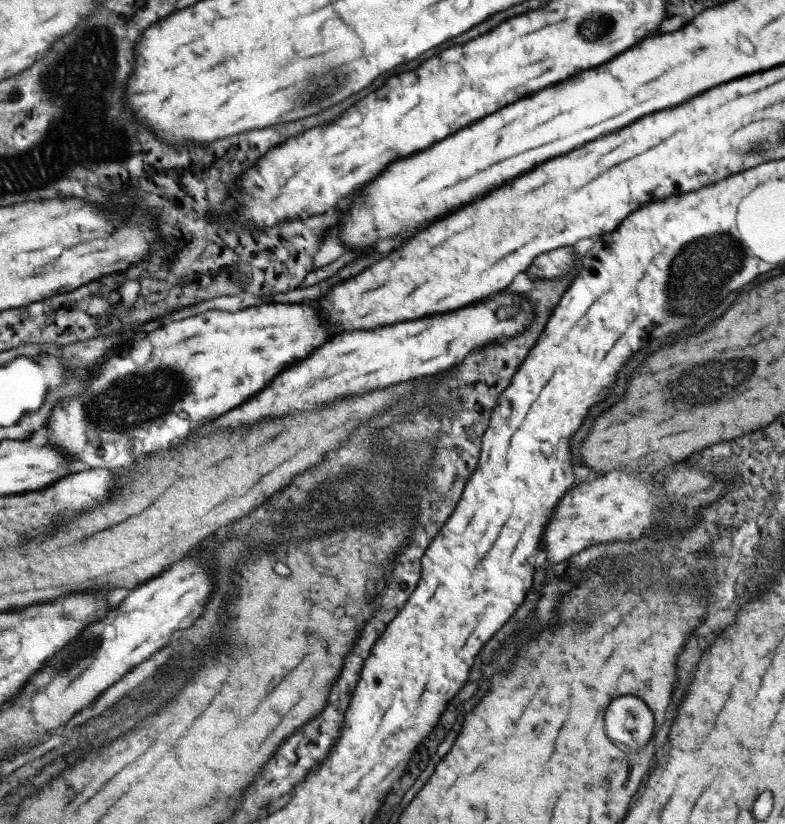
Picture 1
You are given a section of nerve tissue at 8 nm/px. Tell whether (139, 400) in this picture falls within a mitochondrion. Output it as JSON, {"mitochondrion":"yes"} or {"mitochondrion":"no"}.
{"mitochondrion":"yes"}

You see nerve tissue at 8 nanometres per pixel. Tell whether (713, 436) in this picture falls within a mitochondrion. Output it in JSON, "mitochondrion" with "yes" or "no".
{"mitochondrion":"no"}

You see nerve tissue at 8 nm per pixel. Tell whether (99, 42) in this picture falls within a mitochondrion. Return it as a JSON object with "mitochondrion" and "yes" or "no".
{"mitochondrion":"yes"}

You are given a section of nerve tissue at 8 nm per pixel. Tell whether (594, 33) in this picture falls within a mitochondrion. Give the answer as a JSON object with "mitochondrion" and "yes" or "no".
{"mitochondrion":"yes"}

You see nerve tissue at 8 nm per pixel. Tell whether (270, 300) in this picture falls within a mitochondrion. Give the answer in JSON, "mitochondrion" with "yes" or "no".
{"mitochondrion":"no"}

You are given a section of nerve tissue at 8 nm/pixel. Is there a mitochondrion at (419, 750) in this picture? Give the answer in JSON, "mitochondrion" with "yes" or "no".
{"mitochondrion":"no"}

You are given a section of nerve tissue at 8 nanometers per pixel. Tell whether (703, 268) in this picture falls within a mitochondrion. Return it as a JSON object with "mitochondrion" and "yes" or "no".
{"mitochondrion":"yes"}

